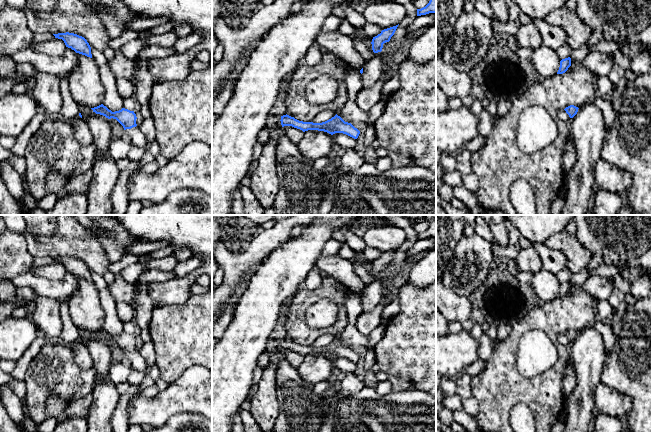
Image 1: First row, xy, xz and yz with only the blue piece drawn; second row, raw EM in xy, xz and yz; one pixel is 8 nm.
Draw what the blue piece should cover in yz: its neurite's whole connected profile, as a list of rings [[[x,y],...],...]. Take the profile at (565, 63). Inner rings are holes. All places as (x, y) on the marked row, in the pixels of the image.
[[[570,57],[562,59],[560,61],[560,67],[559,67],[557,74],[565,73],[570,66],[571,66],[571,58]]]

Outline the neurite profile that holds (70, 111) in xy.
[[[67,76],[60,78],[60,93],[63,101],[60,118],[72,124],[75,136],[81,144],[92,143],[92,135],[85,121],[79,116],[79,105],[73,100],[70,93],[69,80]]]

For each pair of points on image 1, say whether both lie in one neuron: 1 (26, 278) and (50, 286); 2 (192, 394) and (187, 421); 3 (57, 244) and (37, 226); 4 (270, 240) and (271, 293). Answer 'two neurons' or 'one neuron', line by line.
1: one neuron
2: two neurons
3: two neurons
4: two neurons

